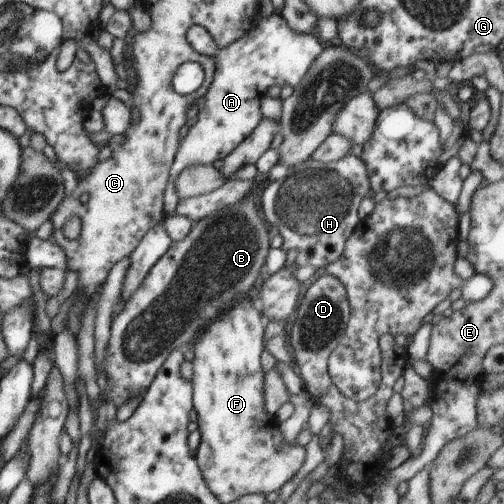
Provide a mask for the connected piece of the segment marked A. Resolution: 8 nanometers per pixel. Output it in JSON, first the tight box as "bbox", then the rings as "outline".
{"bbox":[175,13,325,171],"outline":[[[279,13],[262,19],[252,32],[226,48],[219,49],[212,35],[200,25],[190,28],[187,39],[194,50],[213,56],[217,62],[214,78],[204,96],[205,106],[198,113],[196,124],[180,141],[175,156],[176,170],[183,171],[188,167],[212,165],[216,160],[226,159],[262,122],[260,96],[266,94],[270,86],[296,86],[302,82],[311,64],[325,48],[317,35],[295,33]]]}

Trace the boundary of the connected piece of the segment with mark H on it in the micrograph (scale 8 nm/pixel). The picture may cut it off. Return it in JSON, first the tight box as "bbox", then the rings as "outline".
{"bbox":[262,154,371,268],"outline":[[[348,154],[340,160],[332,160],[322,164],[312,157],[303,163],[303,167],[294,167],[294,172],[284,180],[272,181],[263,191],[262,208],[270,224],[279,226],[279,234],[283,238],[281,249],[287,254],[296,250],[298,256],[294,260],[296,266],[312,266],[322,268],[338,260],[343,253],[345,242],[358,226],[358,206],[361,200],[368,195],[371,188],[369,174],[365,162],[361,158]]]}

